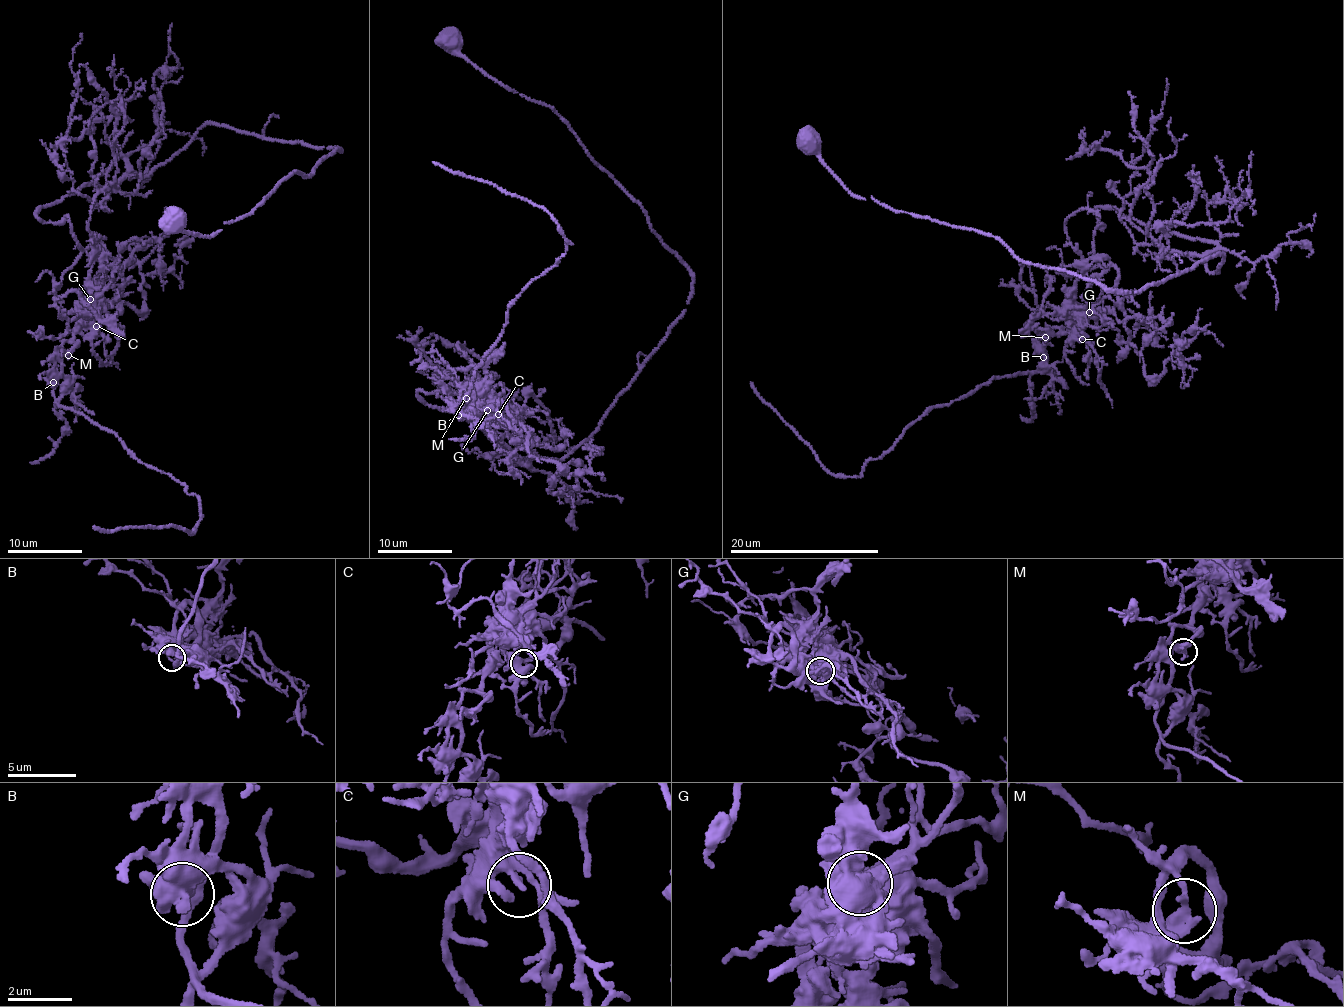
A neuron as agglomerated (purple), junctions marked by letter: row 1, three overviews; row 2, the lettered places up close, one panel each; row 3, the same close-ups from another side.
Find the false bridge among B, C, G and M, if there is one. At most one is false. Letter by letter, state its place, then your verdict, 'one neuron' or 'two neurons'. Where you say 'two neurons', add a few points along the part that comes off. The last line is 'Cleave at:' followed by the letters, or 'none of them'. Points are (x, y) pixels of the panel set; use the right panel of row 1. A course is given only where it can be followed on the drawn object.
B: at (1043, 357); one neuron
C: at (1082, 339); one neuron
G: at (1089, 312); two neurons; foreign part runs (1088, 313), (1053, 329), (1044, 367), (995, 376), (926, 409), (854, 477), (834, 476), (750, 382)
M: at (1045, 337); one neuron
Cleave at: G

